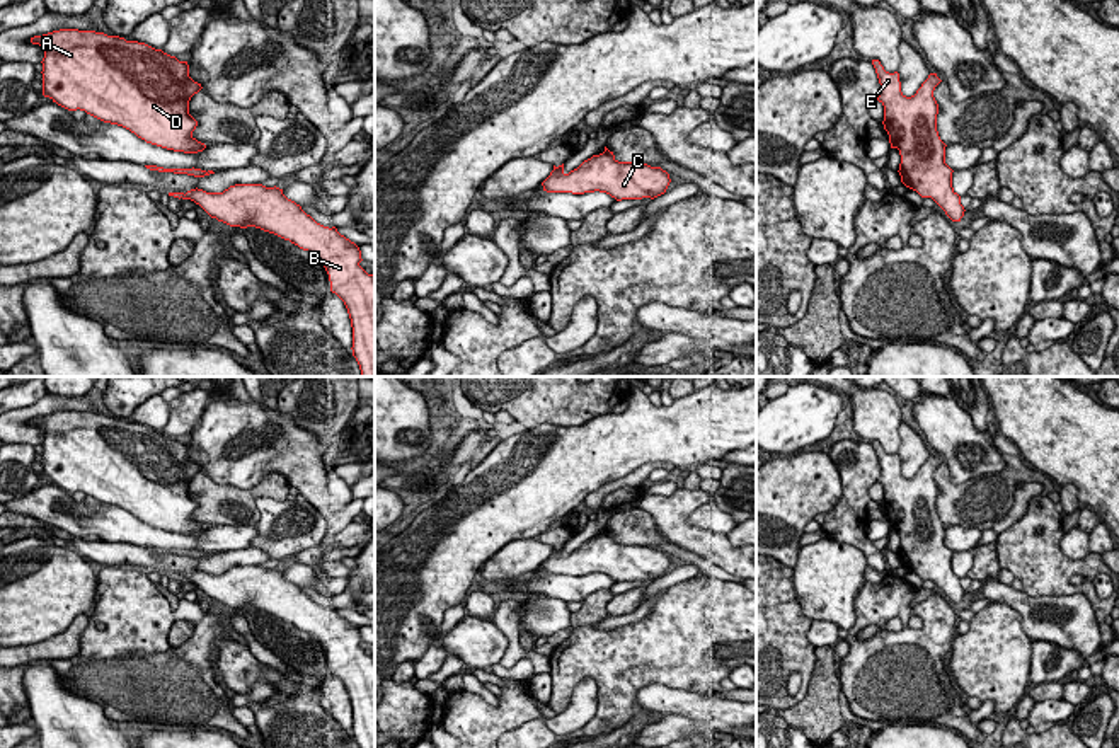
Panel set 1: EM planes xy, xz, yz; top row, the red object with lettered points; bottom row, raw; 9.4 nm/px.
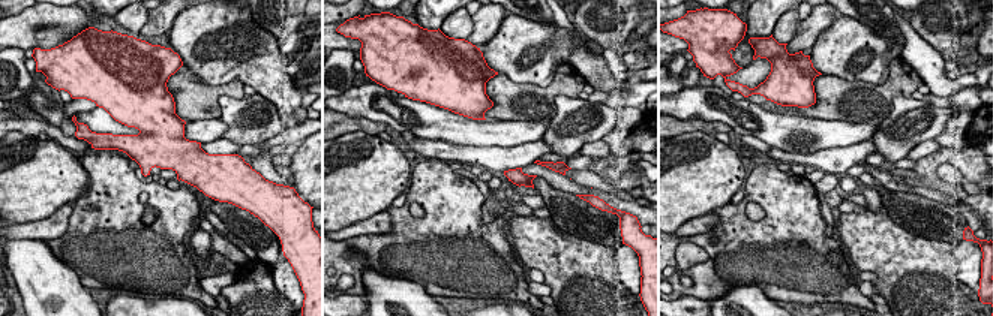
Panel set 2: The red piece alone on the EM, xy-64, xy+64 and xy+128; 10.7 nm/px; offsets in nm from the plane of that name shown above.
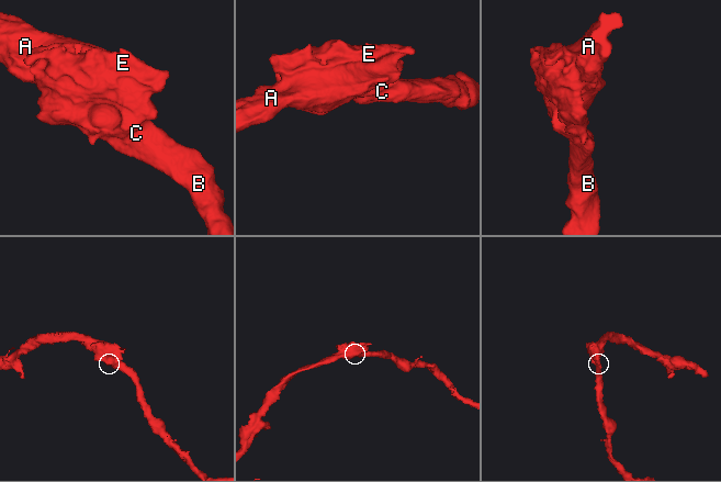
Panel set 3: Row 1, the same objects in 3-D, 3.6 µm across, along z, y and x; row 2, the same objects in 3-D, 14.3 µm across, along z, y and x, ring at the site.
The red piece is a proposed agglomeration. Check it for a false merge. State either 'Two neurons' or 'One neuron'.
One neuron

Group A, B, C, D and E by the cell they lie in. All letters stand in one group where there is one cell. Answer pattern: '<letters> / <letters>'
A B C D E

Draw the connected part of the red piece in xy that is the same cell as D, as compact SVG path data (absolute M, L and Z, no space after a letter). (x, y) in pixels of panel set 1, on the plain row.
M60 411L34 417L31 424L44 431L43 477L58 487L85 492L167 532L198 535L206 530L192 518L198 503L189 496L189 482L203 469L189 458L187 443L145 424L95 412Z

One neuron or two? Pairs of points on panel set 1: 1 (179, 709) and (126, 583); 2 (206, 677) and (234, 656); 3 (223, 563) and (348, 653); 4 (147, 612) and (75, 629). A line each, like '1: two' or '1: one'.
1: one
2: two
3: one
4: two

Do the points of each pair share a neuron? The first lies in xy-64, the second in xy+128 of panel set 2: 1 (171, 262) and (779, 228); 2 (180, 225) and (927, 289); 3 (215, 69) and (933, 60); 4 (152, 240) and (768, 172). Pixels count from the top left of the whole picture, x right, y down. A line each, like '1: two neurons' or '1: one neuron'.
1: one neuron
2: two neurons
3: two neurons
4: one neuron

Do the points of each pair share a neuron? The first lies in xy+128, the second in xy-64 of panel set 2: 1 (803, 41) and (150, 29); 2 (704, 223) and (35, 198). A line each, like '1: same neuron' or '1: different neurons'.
1: same neuron
2: different neurons

